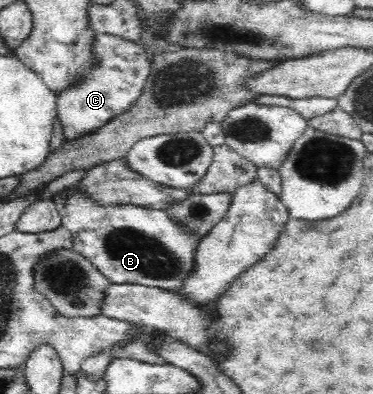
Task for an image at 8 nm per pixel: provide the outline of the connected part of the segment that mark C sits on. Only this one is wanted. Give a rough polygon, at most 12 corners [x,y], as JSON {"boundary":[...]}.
{"boundary":[[97,34],[101,66],[61,92],[66,142],[97,133],[144,93],[141,46]]}

